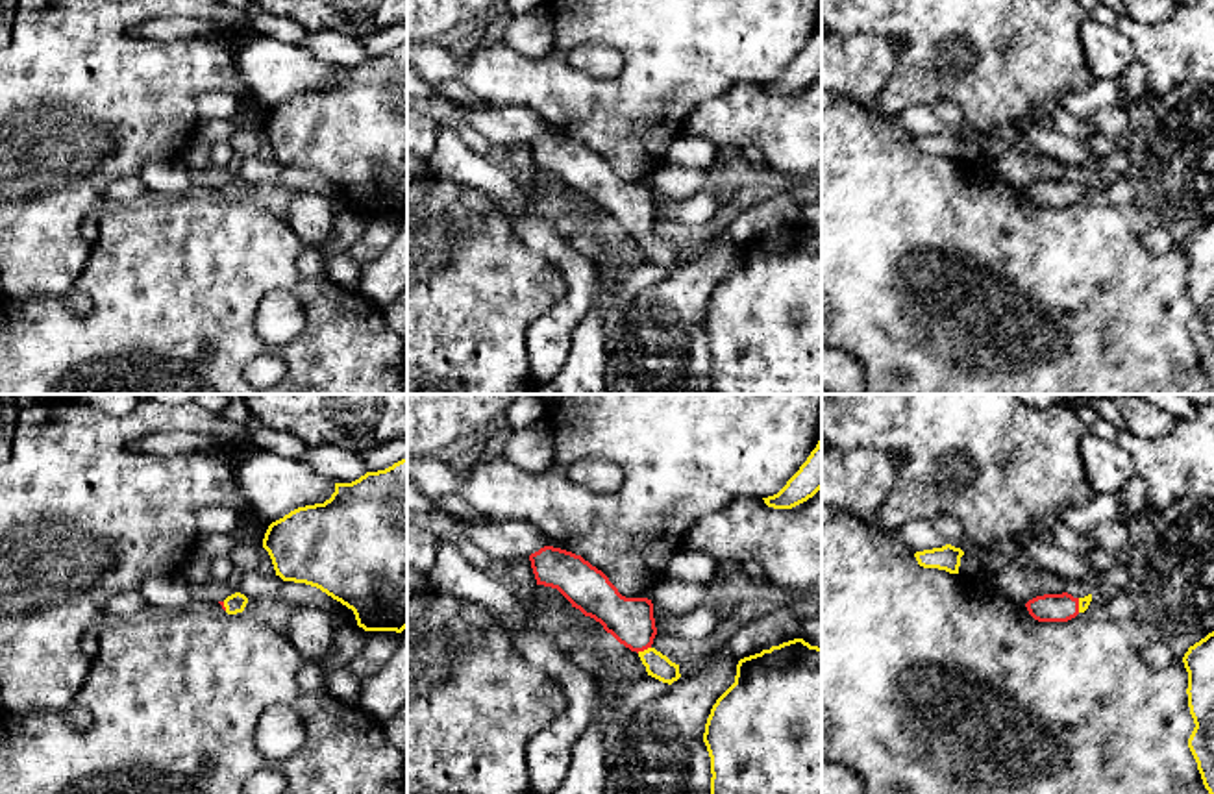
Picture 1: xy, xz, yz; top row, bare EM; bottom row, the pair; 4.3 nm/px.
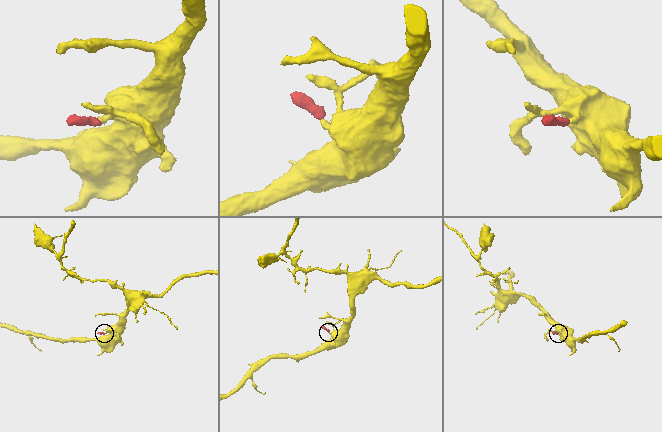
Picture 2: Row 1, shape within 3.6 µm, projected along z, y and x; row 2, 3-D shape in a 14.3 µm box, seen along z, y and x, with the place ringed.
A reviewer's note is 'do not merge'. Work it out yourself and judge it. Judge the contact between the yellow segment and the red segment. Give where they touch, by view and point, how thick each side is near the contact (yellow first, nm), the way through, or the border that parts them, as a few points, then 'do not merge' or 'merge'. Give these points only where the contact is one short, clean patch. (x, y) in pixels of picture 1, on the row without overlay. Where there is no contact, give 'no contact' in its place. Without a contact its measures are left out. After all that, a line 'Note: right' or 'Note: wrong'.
contact xz (644, 235); calibres 110 and 200 nm; way xz (657, 250), (644, 235), (630, 206); merge
Note: wrong

